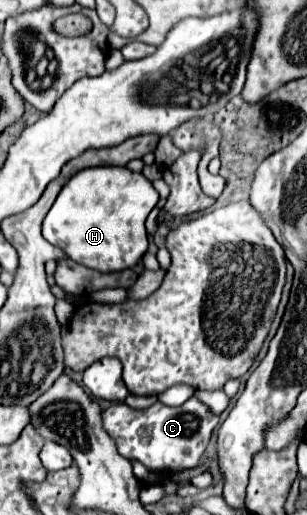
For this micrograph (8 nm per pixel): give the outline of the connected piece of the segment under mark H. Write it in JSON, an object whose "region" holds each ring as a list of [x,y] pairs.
{"region":[[[90,167],[76,173],[60,191],[58,199],[54,201],[52,209],[48,211],[44,219],[42,233],[46,239],[50,239],[52,245],[62,247],[62,251],[76,263],[82,263],[90,269],[110,273],[110,271],[122,271],[134,267],[142,255],[148,249],[148,235],[144,221],[148,213],[158,203],[158,191],[152,187],[152,183],[142,175],[134,173],[128,167]]]}

